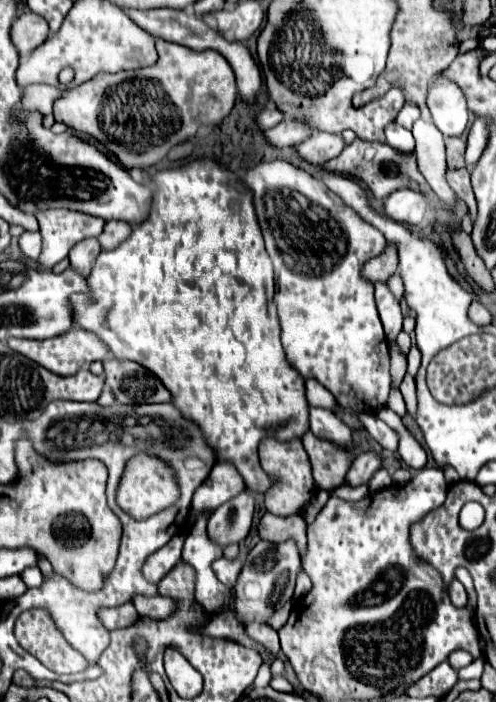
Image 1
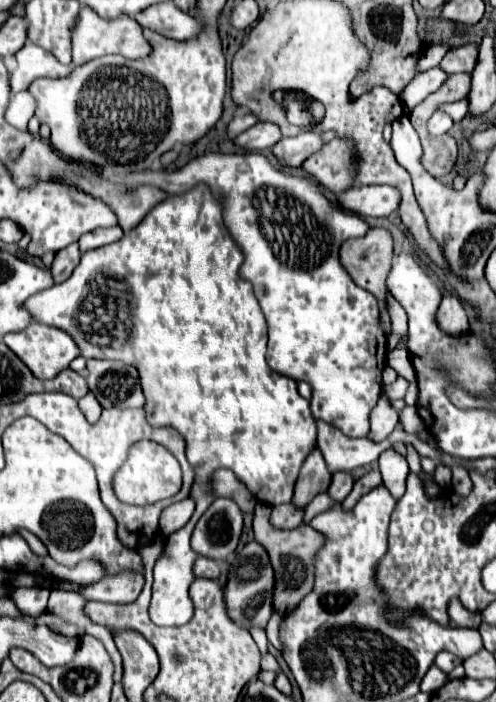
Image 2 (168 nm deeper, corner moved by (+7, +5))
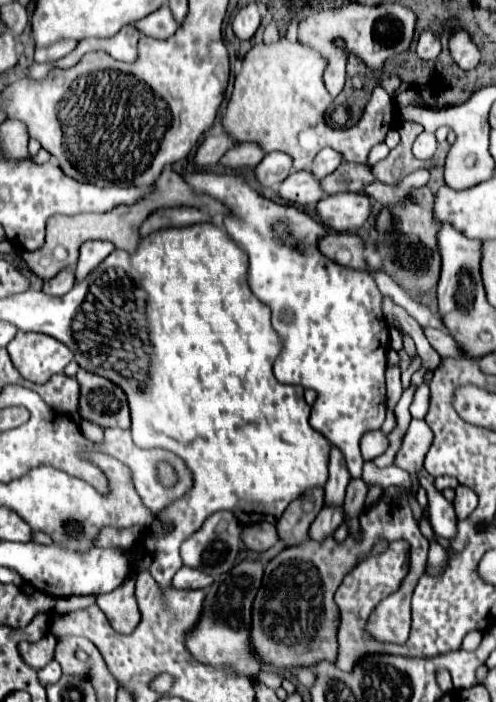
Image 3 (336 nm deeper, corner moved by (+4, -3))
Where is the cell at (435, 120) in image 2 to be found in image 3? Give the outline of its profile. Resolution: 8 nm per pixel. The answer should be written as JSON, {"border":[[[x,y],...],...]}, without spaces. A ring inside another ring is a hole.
{"border":[[[422,132],[422,134],[416,138],[412,152],[414,152],[416,158],[420,158],[420,160],[428,160],[428,158],[434,156],[434,152],[436,152],[436,144],[438,144],[438,142],[436,142],[436,136],[434,136],[432,132]]]}

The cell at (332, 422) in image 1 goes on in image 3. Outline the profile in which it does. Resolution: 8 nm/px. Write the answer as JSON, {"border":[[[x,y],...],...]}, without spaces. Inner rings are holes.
{"border":[[[332,446],[332,450],[330,450],[328,470],[330,470],[330,474],[328,474],[328,482],[324,486],[326,504],[342,504],[344,494],[346,494],[346,486],[350,482],[350,472],[346,468],[344,454],[338,452],[336,446]]]}

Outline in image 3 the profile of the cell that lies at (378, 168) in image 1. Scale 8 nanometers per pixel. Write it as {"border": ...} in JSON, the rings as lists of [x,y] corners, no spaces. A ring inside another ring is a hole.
{"border":[[[296,170],[282,182],[280,196],[300,206],[316,206],[324,198],[324,190],[312,170]]]}

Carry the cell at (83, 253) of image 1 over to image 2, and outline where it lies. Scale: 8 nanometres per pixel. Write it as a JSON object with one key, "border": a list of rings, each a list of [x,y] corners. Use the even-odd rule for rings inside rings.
{"border":[[[71,244],[71,246],[67,246],[67,248],[63,248],[63,250],[59,250],[55,254],[55,260],[53,260],[51,268],[49,268],[55,284],[65,282],[71,276],[71,272],[79,264],[79,258],[81,258],[81,252],[79,252],[77,244]]]}

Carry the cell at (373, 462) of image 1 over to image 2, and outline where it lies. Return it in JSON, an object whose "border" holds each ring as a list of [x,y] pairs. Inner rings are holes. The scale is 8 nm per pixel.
{"border":[[[337,472],[337,474],[333,474],[333,480],[331,480],[331,486],[329,486],[327,494],[331,496],[331,500],[335,500],[337,504],[341,504],[347,498],[347,494],[351,492],[351,488],[353,488],[351,474]]]}

